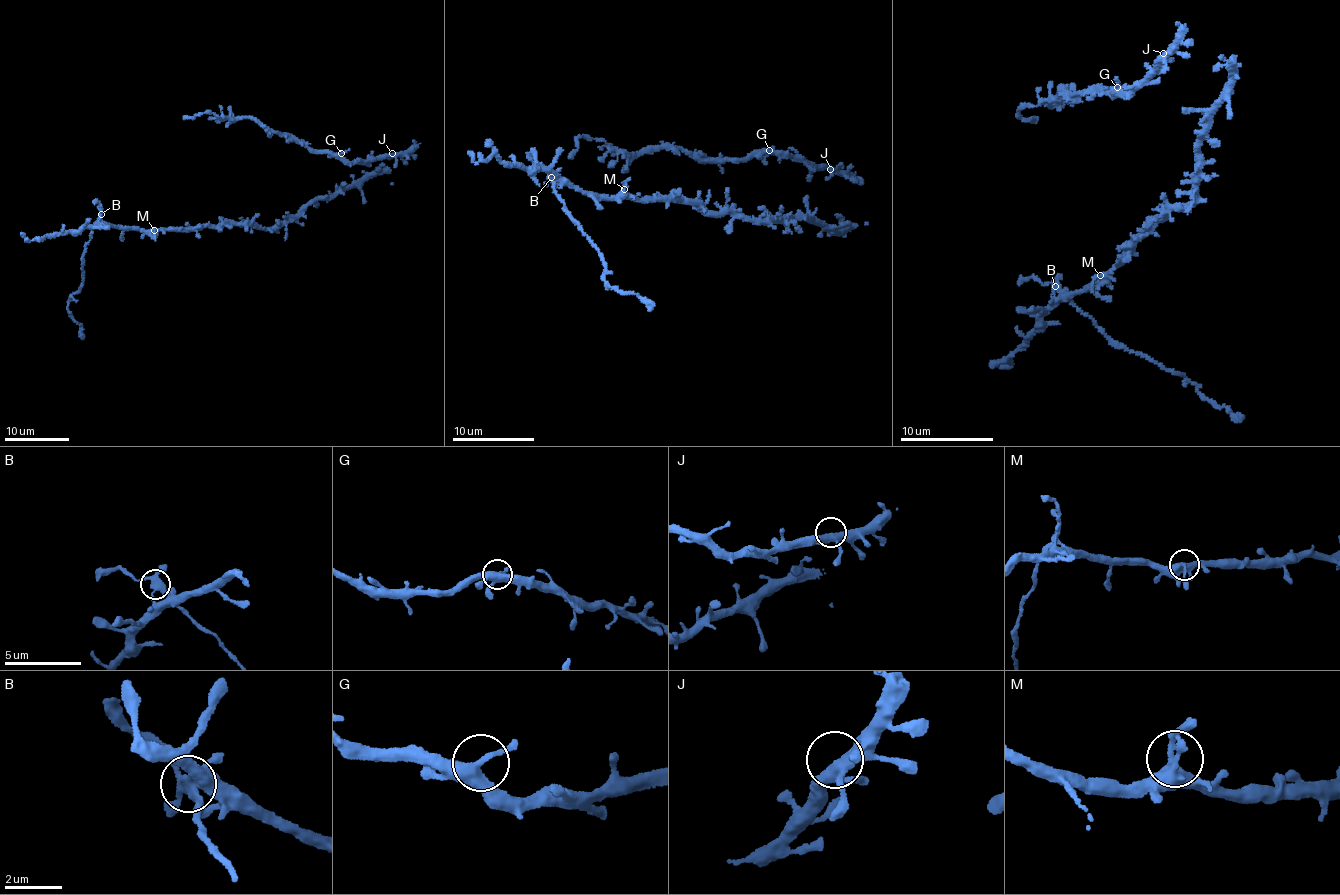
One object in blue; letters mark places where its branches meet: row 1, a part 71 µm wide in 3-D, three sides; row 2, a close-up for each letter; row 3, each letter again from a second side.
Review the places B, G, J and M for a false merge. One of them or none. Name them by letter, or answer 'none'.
B

